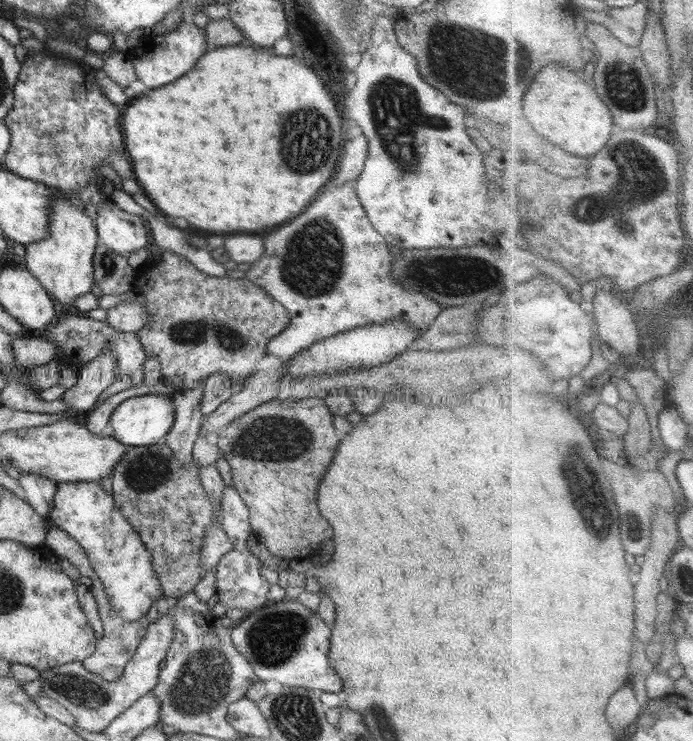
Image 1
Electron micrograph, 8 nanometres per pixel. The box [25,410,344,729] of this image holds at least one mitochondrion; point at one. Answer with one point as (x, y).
(202, 687)

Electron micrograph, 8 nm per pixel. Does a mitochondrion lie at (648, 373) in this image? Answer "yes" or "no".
no

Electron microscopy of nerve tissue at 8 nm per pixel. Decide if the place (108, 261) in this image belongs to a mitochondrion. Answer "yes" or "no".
yes

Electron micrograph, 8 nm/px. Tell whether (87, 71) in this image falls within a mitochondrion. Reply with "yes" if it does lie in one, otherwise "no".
no

